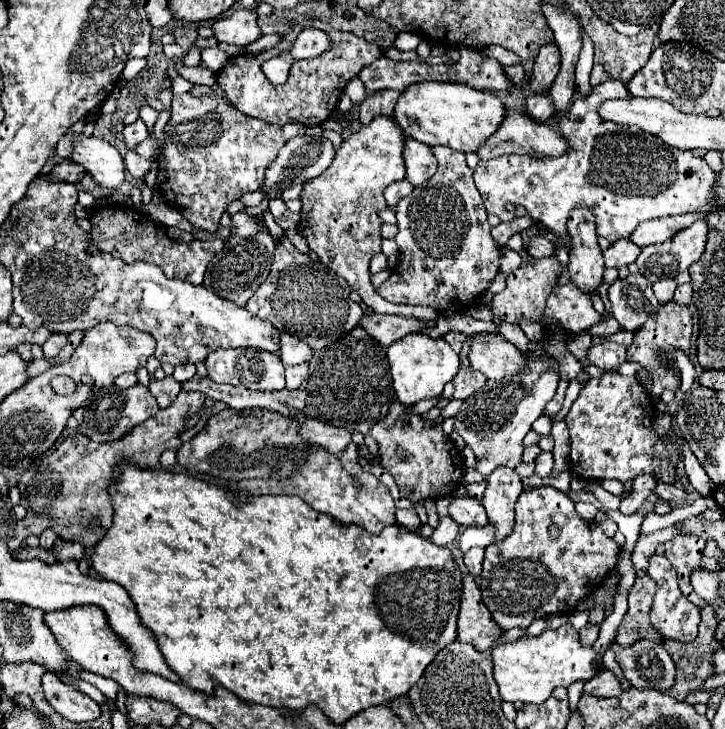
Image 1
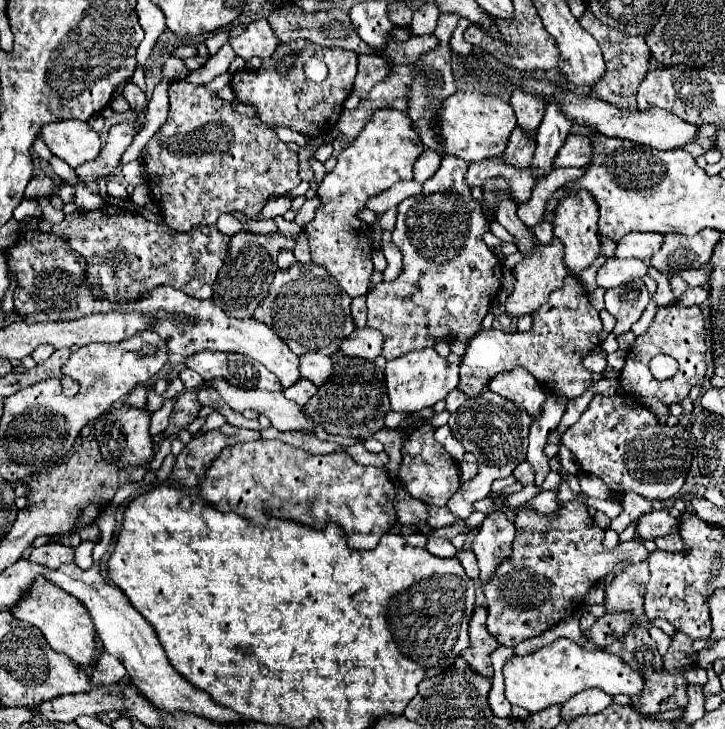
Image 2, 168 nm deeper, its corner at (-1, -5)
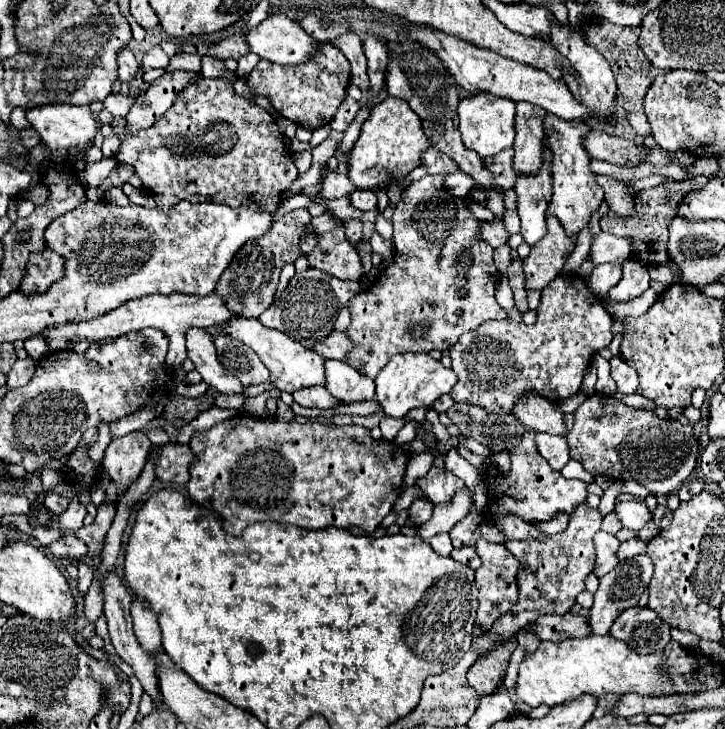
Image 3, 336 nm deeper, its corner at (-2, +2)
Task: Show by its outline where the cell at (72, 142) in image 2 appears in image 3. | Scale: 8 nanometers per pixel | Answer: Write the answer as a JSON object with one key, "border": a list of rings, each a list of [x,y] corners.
{"border":[[[48,103],[48,105],[38,105],[26,111],[26,119],[30,121],[30,125],[40,133],[44,145],[50,147],[50,151],[56,149],[68,149],[72,145],[76,147],[84,147],[86,143],[90,143],[96,135],[96,121],[90,113],[88,105],[80,105],[80,107],[72,107],[68,103]]]}

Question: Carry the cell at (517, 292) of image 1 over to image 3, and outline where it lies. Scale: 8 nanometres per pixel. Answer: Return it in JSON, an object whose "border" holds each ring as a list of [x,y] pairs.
{"border":[[[548,215],[546,237],[540,239],[524,259],[526,289],[544,289],[562,271],[574,245],[574,237],[566,235],[564,227],[560,227],[560,221],[554,215]]]}

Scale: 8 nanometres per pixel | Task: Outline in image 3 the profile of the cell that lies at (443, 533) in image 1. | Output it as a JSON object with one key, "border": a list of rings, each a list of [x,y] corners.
{"border":[[[440,533],[440,535],[432,537],[428,543],[432,545],[432,549],[434,549],[438,555],[450,555],[450,551],[452,551],[452,543],[450,543],[448,533]]]}

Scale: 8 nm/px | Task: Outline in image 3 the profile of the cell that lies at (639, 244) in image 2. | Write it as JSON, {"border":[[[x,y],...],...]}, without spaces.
{"border":[[[600,231],[590,243],[590,261],[594,265],[600,263],[624,263],[628,259],[628,239],[620,239],[612,233]]]}

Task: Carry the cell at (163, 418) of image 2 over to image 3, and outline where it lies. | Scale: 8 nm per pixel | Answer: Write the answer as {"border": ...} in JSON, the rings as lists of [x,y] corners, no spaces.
{"border":[[[154,427],[154,429],[150,429],[150,431],[148,431],[148,439],[150,439],[150,443],[156,445],[156,447],[162,447],[162,445],[166,445],[166,443],[170,441],[168,435],[166,435],[166,431],[164,431],[164,427]]]}

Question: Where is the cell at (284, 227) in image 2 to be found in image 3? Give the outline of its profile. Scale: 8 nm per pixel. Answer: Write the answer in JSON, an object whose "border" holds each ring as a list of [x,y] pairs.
{"border":[[[200,79],[200,83],[192,83],[192,87],[186,87],[176,97],[174,105],[148,129],[126,133],[126,117],[114,117],[110,127],[120,139],[120,147],[114,155],[116,161],[134,167],[142,185],[152,191],[156,205],[162,211],[172,209],[184,199],[190,203],[210,201],[228,207],[242,207],[250,197],[254,197],[260,207],[276,207],[278,195],[298,177],[298,169],[292,163],[286,139],[274,117],[256,103],[236,95],[232,83],[224,83],[224,79]]]}

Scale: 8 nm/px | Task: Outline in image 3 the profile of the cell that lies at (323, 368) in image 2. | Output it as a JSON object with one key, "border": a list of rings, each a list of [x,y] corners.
{"border":[[[326,361],[326,389],[340,403],[356,403],[356,401],[372,401],[374,399],[374,381],[370,377],[360,375],[344,361]]]}

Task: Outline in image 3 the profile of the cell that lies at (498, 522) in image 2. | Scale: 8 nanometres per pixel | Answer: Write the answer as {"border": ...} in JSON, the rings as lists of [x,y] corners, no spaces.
{"border":[[[484,539],[476,541],[476,553],[482,559],[482,567],[476,569],[476,587],[478,587],[478,615],[476,615],[476,625],[482,631],[490,631],[490,627],[494,625],[494,621],[508,613],[512,609],[512,605],[516,605],[518,601],[518,581],[516,581],[516,573],[518,573],[518,561],[514,559],[514,555],[504,547],[504,545],[496,545],[496,543],[488,543]]]}

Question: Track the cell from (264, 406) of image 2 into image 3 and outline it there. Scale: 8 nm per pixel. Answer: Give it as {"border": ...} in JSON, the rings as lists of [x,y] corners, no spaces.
{"border":[[[196,327],[186,329],[186,351],[188,359],[194,363],[196,371],[210,385],[210,389],[228,395],[234,393],[242,395],[244,385],[224,371],[224,367],[216,359],[214,339],[206,329],[196,329]]]}

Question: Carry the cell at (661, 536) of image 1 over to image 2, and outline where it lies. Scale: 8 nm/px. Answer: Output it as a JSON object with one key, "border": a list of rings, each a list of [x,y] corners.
{"border":[[[639,562],[637,566],[629,566],[623,574],[619,574],[605,590],[605,608],[607,612],[627,610],[637,616],[637,620],[645,620],[643,614],[643,594],[649,582],[649,564]]]}

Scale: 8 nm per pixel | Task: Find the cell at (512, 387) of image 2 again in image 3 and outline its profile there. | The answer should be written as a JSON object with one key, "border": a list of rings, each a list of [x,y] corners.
{"border":[[[528,395],[518,405],[514,415],[530,429],[544,431],[550,435],[566,437],[568,429],[564,425],[564,413],[560,411],[558,403],[548,403],[540,399],[540,395]]]}

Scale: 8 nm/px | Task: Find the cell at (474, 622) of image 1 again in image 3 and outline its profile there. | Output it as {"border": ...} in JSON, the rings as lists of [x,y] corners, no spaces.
{"border":[[[516,641],[508,643],[508,647],[500,647],[496,655],[488,655],[484,663],[476,663],[476,667],[468,671],[468,681],[476,689],[478,695],[492,695],[494,689],[504,681],[508,661],[514,649],[516,649]]]}

